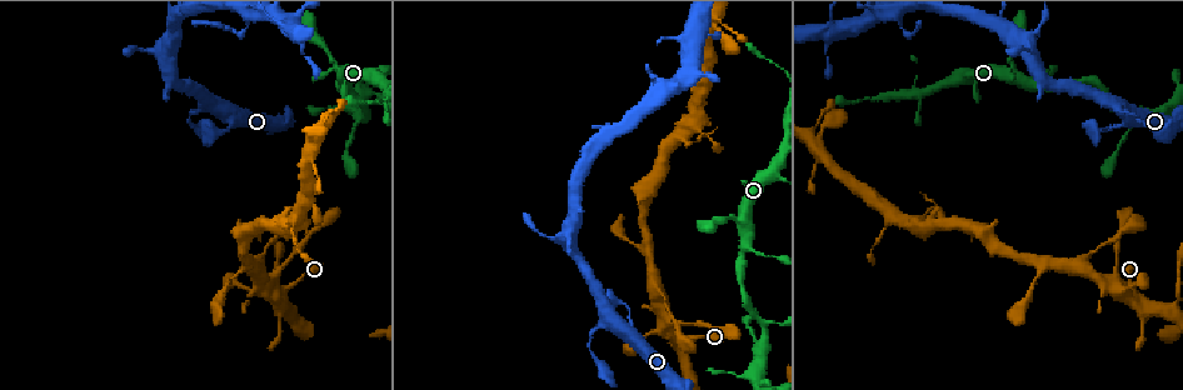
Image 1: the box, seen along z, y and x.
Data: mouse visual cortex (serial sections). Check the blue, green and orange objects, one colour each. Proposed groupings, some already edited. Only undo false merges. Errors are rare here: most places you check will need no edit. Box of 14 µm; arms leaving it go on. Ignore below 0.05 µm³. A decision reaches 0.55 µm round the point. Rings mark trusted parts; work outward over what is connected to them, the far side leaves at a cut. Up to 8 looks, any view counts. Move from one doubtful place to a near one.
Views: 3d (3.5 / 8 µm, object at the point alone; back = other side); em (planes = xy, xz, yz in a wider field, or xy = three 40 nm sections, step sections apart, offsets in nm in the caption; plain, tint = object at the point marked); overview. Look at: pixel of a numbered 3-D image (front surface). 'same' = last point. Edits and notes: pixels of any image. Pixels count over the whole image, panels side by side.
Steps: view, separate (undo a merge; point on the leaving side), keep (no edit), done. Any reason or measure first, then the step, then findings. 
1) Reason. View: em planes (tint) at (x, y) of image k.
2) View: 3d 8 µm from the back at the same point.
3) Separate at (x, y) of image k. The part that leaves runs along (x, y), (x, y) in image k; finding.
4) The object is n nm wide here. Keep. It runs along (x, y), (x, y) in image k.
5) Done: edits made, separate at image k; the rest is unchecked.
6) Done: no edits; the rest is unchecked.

Three-way junction. View: 3d 8 µm at (1036, 84) of image 1.

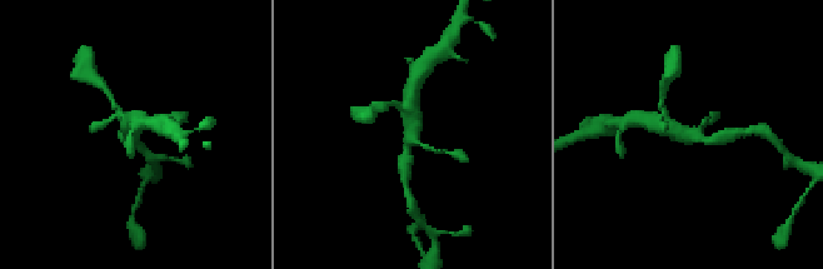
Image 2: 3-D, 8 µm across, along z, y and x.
Shape alone is not enough. View: em xy step 1 (tint) at (414, 137) of image 2.

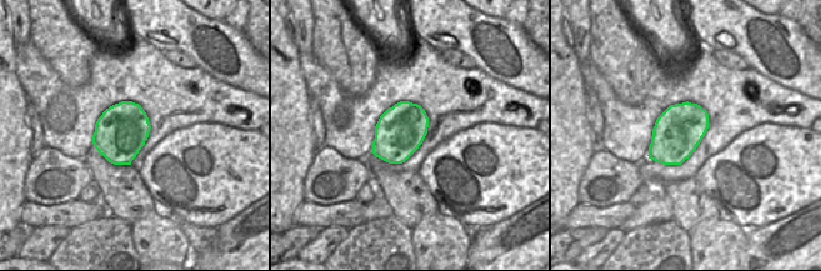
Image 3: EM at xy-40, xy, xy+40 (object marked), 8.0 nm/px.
Keep. It runs along (662, 124), (703, 140), (728, 137) in image 2; continuous, no second cell.

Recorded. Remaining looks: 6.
Small branch off a trunk. View: 3d 8 µm from the back at (1133, 291) of image 1.

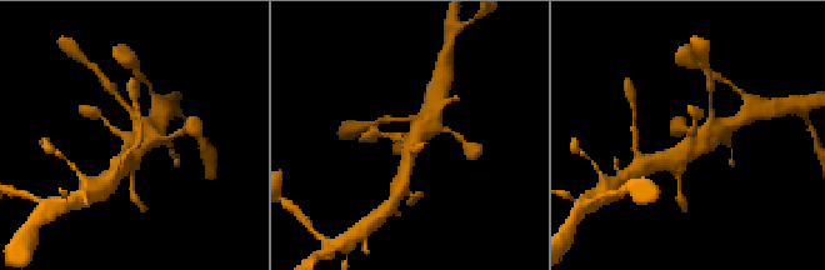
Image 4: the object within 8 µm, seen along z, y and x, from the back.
4 arms meet here; the arms are 100, 350, 400, 450 nm wide; now the EM. View: em xy step 3 (tint) at (409, 141) of image 4.

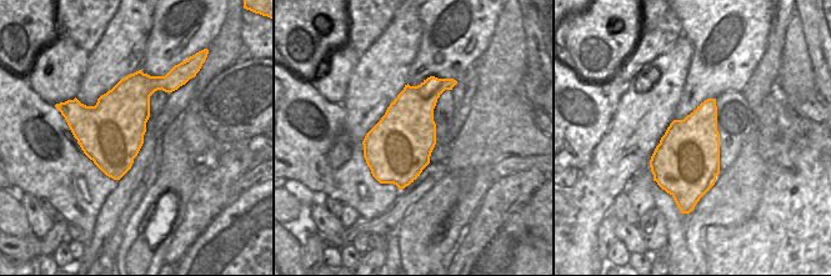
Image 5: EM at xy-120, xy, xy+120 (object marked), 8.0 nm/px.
Keep. It runs along (99, 115), (128, 139), (149, 133) in image 4; continuous, no second cell.

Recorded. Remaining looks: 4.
Thin arm on a thick one. View: 3d 3.5 µm at (897, 16) of image 1.

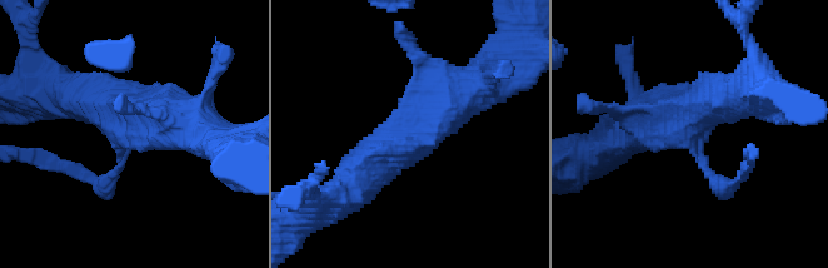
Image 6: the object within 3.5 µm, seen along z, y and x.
3 arms meet here; the arms are 150, 600, 600 nm wide. View: em planes (tint) at (686, 133) of image 6.

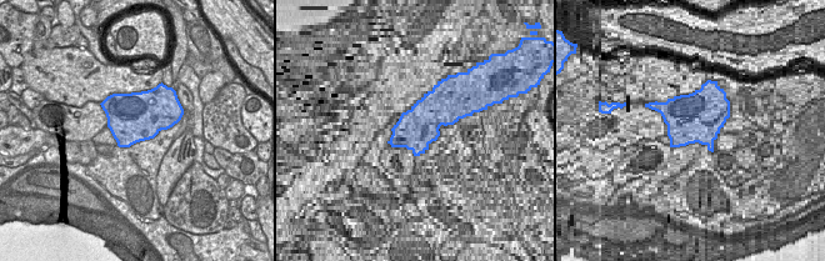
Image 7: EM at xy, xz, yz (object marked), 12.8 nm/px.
Keep. It runs along (350, 183), (450, 97), (478, 84) in image 6; all the same cell.

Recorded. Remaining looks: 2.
Done: no edits; the rest is unchecked.

